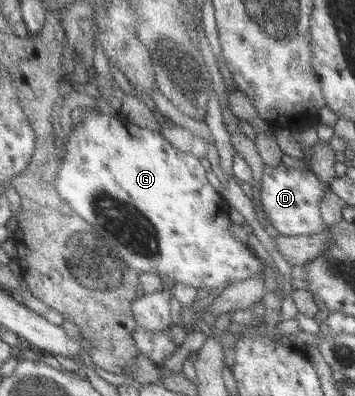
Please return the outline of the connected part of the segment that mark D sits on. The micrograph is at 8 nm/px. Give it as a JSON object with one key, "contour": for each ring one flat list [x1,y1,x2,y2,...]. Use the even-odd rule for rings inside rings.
{"contour":[[280,162,277,166,264,165,260,177,260,202,265,220,281,236,317,234,327,228,321,220,318,205,328,185,311,171,292,169]]}

